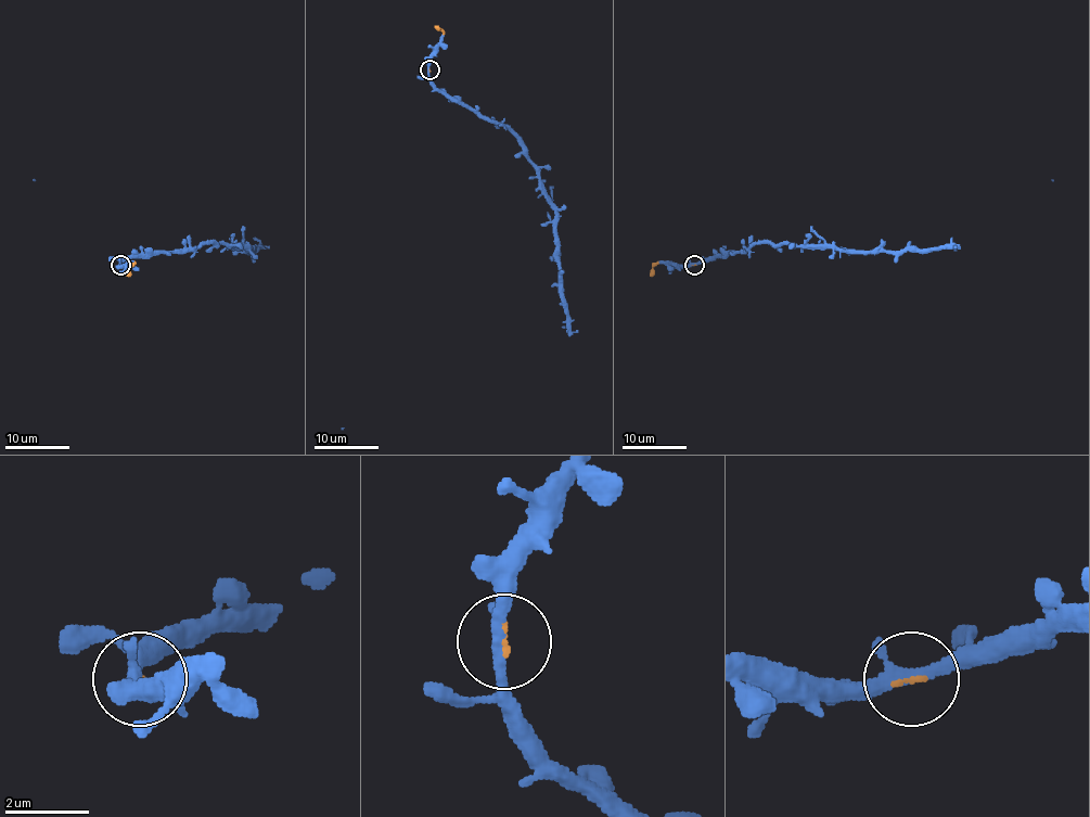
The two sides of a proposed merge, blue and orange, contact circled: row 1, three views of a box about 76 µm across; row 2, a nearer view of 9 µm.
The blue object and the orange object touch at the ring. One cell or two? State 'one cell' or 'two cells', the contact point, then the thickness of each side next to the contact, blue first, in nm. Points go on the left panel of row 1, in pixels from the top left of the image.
one cell | (120, 265) | 260/80 nm

